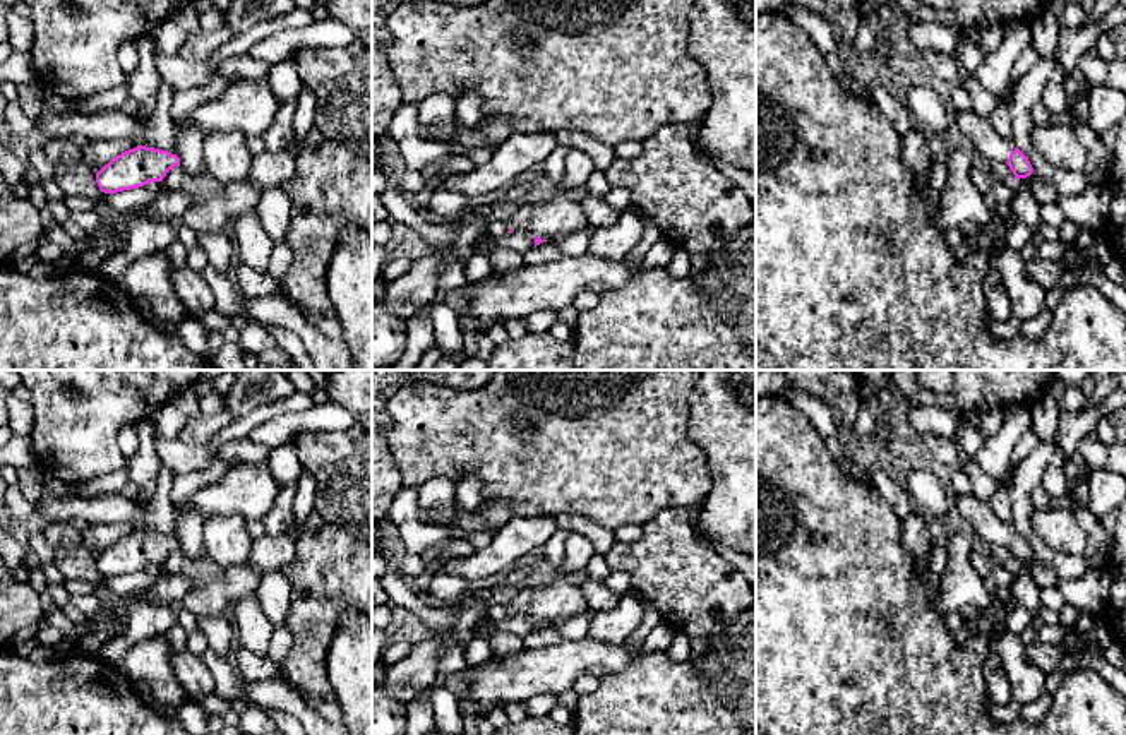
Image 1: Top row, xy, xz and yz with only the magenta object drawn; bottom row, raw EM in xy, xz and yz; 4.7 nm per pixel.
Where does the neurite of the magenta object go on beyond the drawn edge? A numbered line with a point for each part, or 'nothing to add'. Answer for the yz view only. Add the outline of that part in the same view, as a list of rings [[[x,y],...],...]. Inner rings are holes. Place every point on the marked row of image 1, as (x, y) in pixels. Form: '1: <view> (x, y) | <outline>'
1: yz (979, 132) | [[[972,110],[958,111],[956,125],[963,137],[991,163],[1008,163],[1015,151],[1015,142],[1001,137],[987,118],[980,118]]]

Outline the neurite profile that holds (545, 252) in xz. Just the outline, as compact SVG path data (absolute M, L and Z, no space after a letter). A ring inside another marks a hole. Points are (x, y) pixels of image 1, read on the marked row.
M540 243L523 252L523 262L526 266L538 266L545 262L554 262L560 259L560 250L554 243Z

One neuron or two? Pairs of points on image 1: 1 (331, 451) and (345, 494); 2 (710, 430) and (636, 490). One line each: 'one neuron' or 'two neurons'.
1: one neuron
2: two neurons

